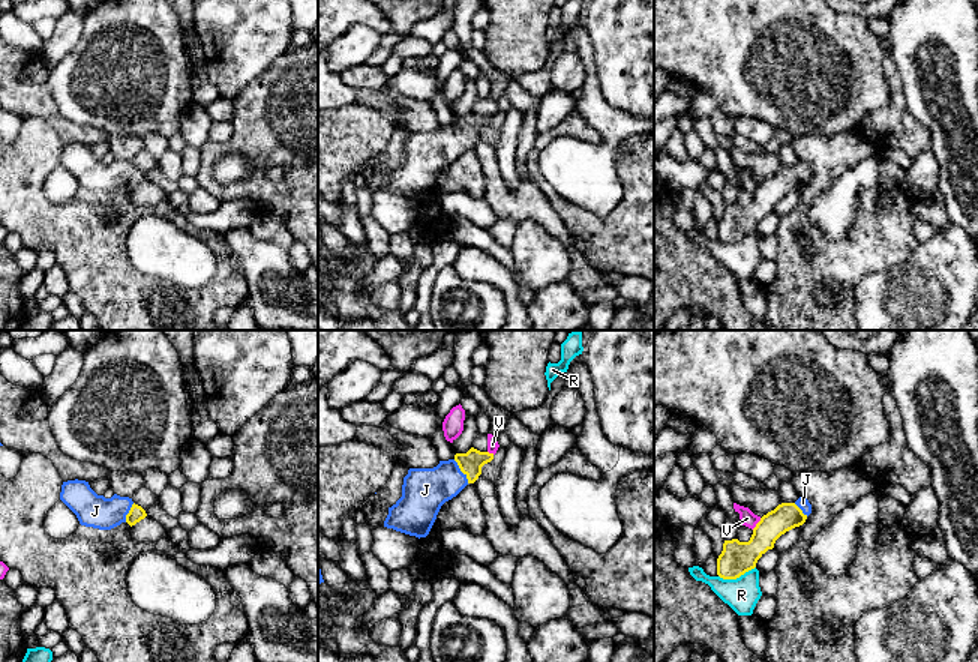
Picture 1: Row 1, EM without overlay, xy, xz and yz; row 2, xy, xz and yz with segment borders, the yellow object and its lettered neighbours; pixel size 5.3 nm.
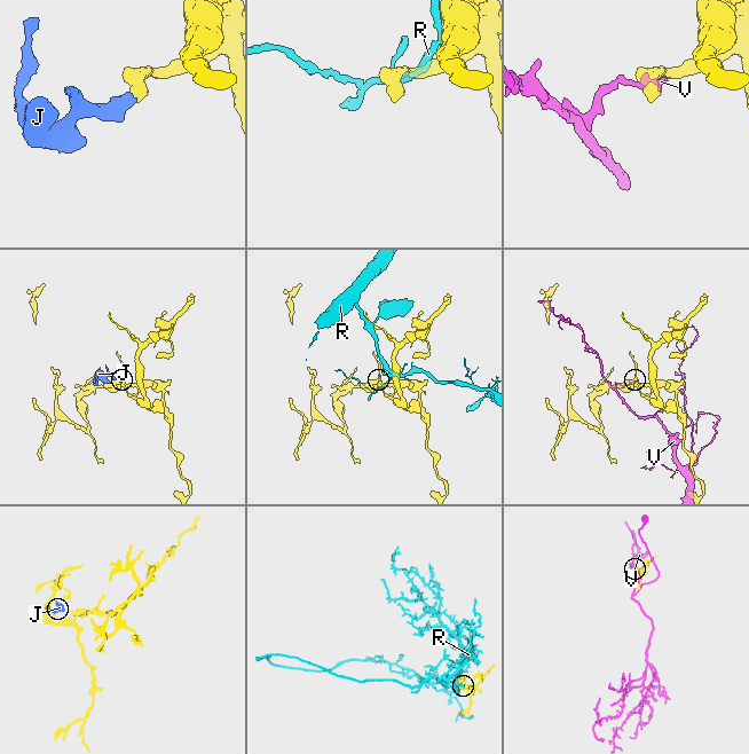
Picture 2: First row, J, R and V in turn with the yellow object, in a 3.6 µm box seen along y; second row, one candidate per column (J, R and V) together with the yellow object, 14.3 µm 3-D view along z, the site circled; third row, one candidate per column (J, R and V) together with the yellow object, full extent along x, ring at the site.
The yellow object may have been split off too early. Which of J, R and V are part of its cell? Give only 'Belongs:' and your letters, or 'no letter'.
Belongs: J

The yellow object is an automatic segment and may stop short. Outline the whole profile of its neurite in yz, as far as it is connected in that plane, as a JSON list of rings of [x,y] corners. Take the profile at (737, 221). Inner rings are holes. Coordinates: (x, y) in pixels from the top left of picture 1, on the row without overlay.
[[[804,161],[795,167],[778,168],[760,182],[748,206],[724,204],[717,222],[717,239],[723,243],[736,243],[754,233],[758,224],[774,212],[776,204],[786,195],[802,189],[810,177],[812,168]]]

